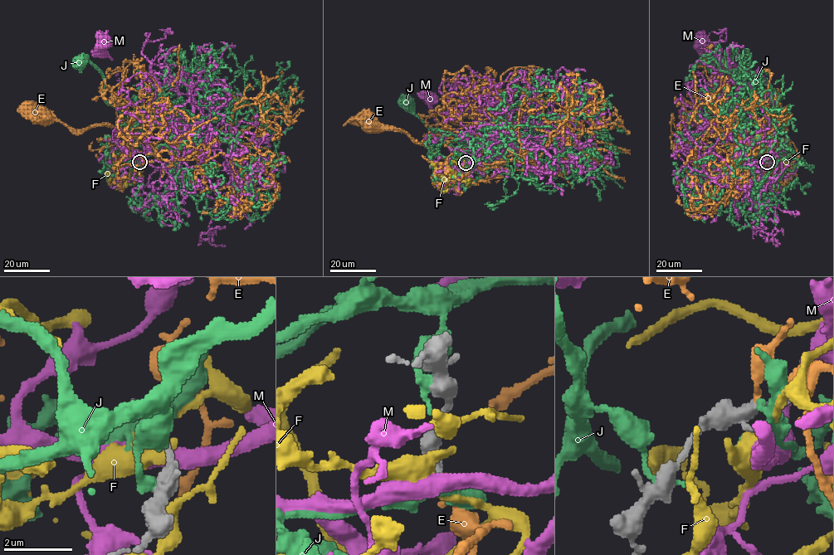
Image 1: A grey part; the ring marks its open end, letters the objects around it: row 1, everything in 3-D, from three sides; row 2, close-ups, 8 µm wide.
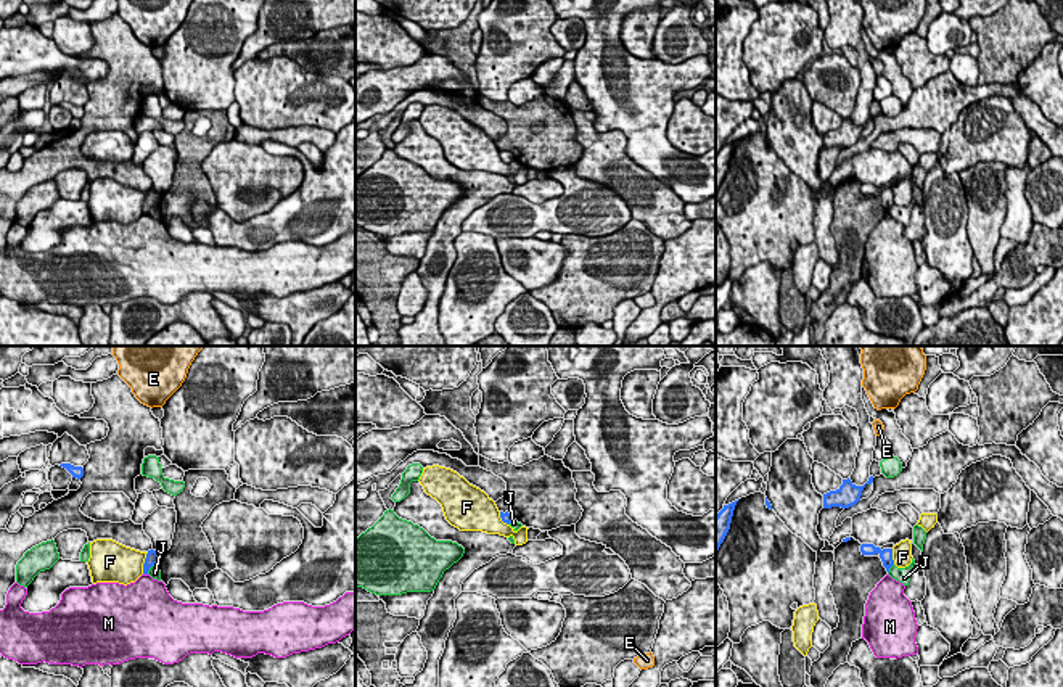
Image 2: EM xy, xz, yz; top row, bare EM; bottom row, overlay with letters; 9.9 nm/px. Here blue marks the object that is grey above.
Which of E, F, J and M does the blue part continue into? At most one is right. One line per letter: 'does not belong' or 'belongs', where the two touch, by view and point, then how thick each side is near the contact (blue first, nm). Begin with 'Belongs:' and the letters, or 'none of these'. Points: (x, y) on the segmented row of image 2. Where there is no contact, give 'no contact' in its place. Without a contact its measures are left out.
Belongs: none of these
E: does not belong; no contact
F: does not belong; contact xy (143, 563); calibres 130 and 380 nm
J: does not belong; contact yz (890, 567); calibres 130 and 160 nm
M: does not belong; contact xy (145, 573); calibres 130 and 400 nm

